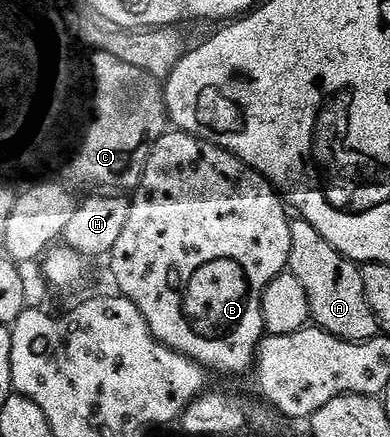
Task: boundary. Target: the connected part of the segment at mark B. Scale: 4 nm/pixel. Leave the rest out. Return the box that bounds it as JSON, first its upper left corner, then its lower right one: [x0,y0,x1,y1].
[106,129,292,374]

